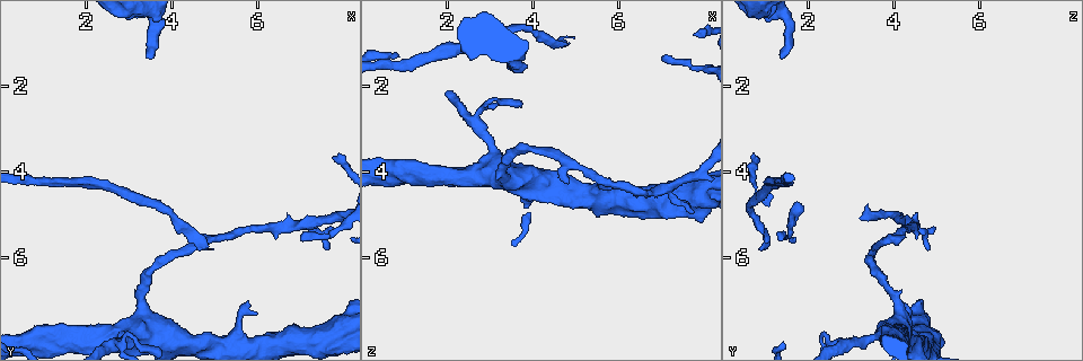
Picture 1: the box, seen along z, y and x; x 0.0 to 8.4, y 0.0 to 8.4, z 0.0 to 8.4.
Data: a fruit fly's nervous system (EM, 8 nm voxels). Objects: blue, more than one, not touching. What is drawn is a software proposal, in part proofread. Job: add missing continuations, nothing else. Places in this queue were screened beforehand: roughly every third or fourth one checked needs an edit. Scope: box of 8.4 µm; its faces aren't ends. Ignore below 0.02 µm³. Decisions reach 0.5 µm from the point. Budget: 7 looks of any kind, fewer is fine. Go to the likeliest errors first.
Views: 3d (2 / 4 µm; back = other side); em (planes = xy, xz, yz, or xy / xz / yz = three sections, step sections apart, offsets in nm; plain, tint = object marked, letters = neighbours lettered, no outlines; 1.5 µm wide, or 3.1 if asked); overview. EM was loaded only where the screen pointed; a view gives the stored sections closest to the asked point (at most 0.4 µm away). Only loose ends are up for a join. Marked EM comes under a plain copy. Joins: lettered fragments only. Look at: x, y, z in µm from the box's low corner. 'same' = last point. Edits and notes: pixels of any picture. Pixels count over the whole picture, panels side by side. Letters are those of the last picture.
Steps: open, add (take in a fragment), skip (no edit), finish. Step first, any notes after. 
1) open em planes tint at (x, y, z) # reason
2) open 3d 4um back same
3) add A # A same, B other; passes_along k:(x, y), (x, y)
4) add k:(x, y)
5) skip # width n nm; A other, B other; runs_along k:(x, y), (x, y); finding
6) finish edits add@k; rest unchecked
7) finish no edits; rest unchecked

open 3d 2um at (3.40, 1.30, 1.35) # end of a long branch

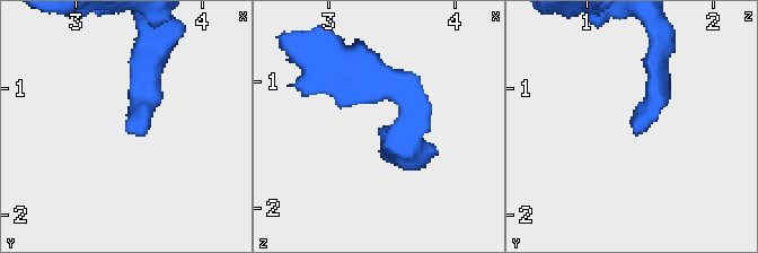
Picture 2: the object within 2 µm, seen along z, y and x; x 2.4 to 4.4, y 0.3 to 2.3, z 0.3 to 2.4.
open em planes tint at (3.40, 1.32, 1.36) # now the EM

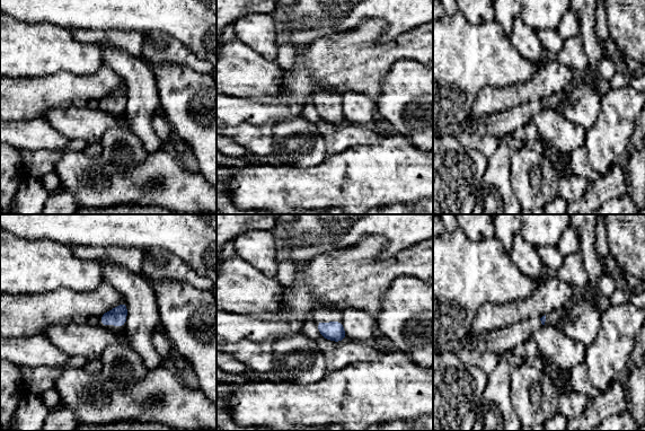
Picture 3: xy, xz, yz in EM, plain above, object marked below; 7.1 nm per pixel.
open em planes letters same

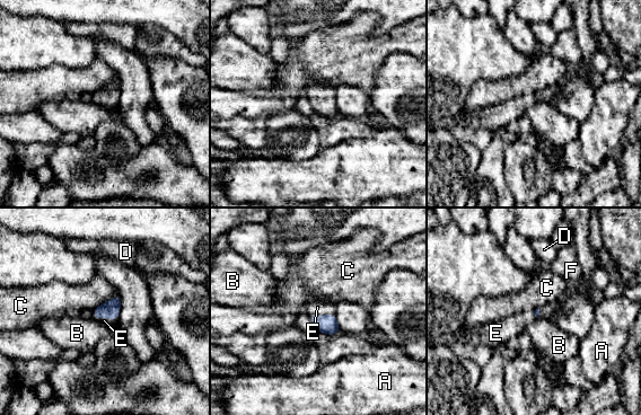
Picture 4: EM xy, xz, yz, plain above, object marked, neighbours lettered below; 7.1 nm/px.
add E # longest_contact C 220 nm; A other, B other, C other, D other, E same, F other; the neuron continues

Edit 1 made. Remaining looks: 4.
open 3d 2um back at (4.75, 5.75, 0.80) # an open end

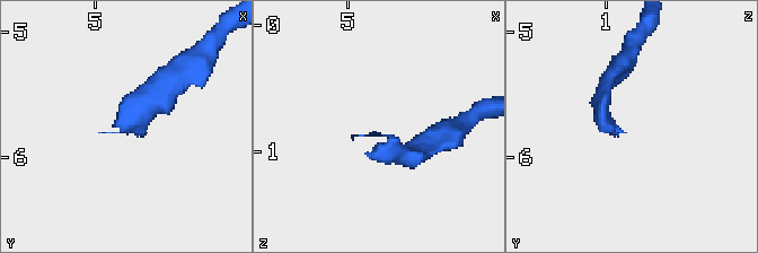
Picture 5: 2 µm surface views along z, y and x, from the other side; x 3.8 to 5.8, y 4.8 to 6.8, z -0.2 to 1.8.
open em yz step 4 letters at (4.76, 5.78, 0.86) # shape alone is not enough

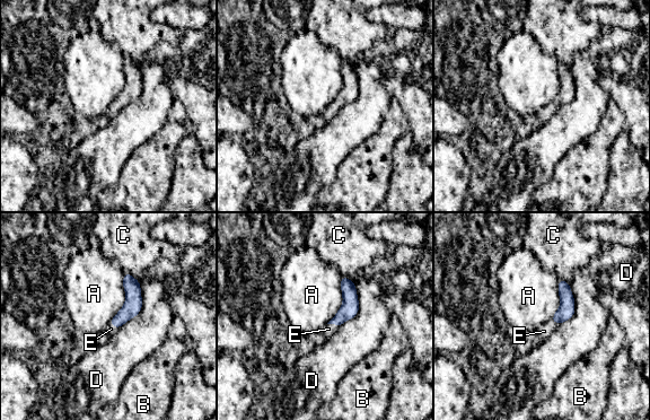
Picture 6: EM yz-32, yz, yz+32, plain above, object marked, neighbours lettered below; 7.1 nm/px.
add E # A other, B other, C other, D other, E same; passes_along 6:(350, 307), (333, 323), (328, 329); the neuron continues

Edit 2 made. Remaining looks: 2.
finish edits add@4, add@6; rest unchecked

